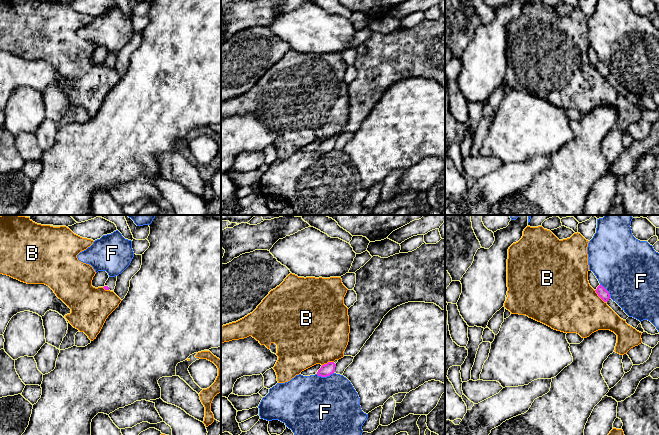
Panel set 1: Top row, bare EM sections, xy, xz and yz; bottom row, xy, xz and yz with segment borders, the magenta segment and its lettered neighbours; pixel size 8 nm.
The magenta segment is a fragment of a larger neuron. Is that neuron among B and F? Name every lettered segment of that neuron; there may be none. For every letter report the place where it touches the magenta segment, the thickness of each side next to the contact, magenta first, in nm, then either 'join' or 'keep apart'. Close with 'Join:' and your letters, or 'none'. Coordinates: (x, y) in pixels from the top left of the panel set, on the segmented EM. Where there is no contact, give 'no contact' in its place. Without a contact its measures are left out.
B: meets magenta in yz at (599, 296); 80 nm thick on the magenta side, 460 nm on the other; keep apart
F: meets magenta in xz at (324, 376); 100 nm thick on the magenta side, 480 nm on the other; keep apart
Join: none

